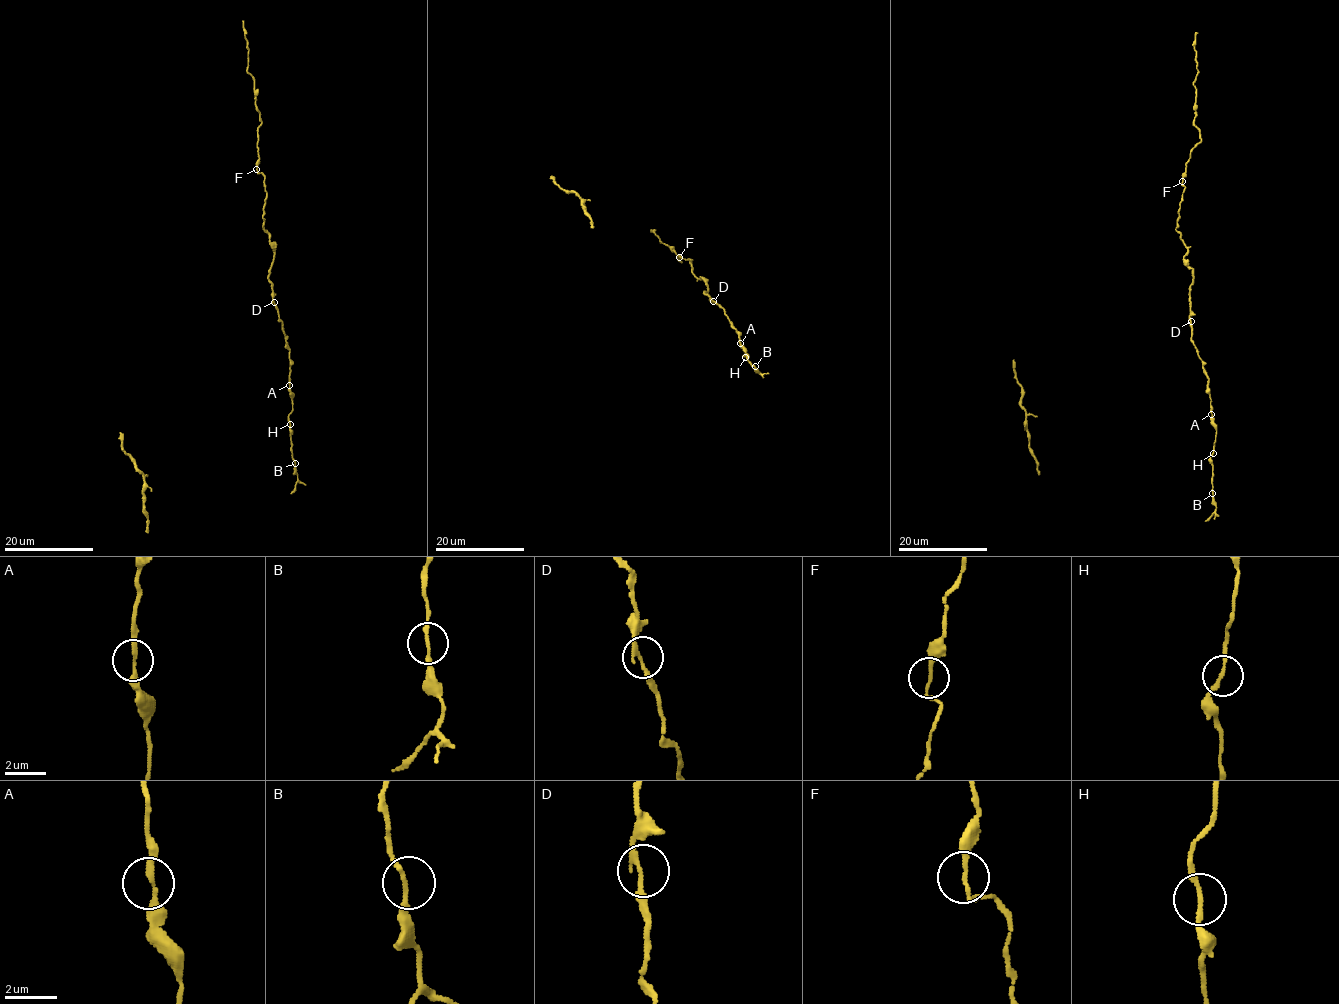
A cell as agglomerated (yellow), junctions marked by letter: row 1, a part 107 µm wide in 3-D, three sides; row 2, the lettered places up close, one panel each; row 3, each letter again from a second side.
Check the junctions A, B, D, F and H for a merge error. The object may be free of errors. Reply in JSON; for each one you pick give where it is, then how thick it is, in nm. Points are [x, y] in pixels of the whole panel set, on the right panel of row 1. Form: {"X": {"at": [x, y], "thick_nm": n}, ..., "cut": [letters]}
{"cut": []}

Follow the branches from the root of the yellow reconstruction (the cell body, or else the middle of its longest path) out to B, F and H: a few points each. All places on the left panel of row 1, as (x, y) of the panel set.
B: (290, 394), (291, 452), (295, 463)
F: (290, 394), (289, 348), (268, 278), (274, 248), (263, 226), (266, 191), (264, 176), (256, 169)
H: (290, 394), (290, 424)

